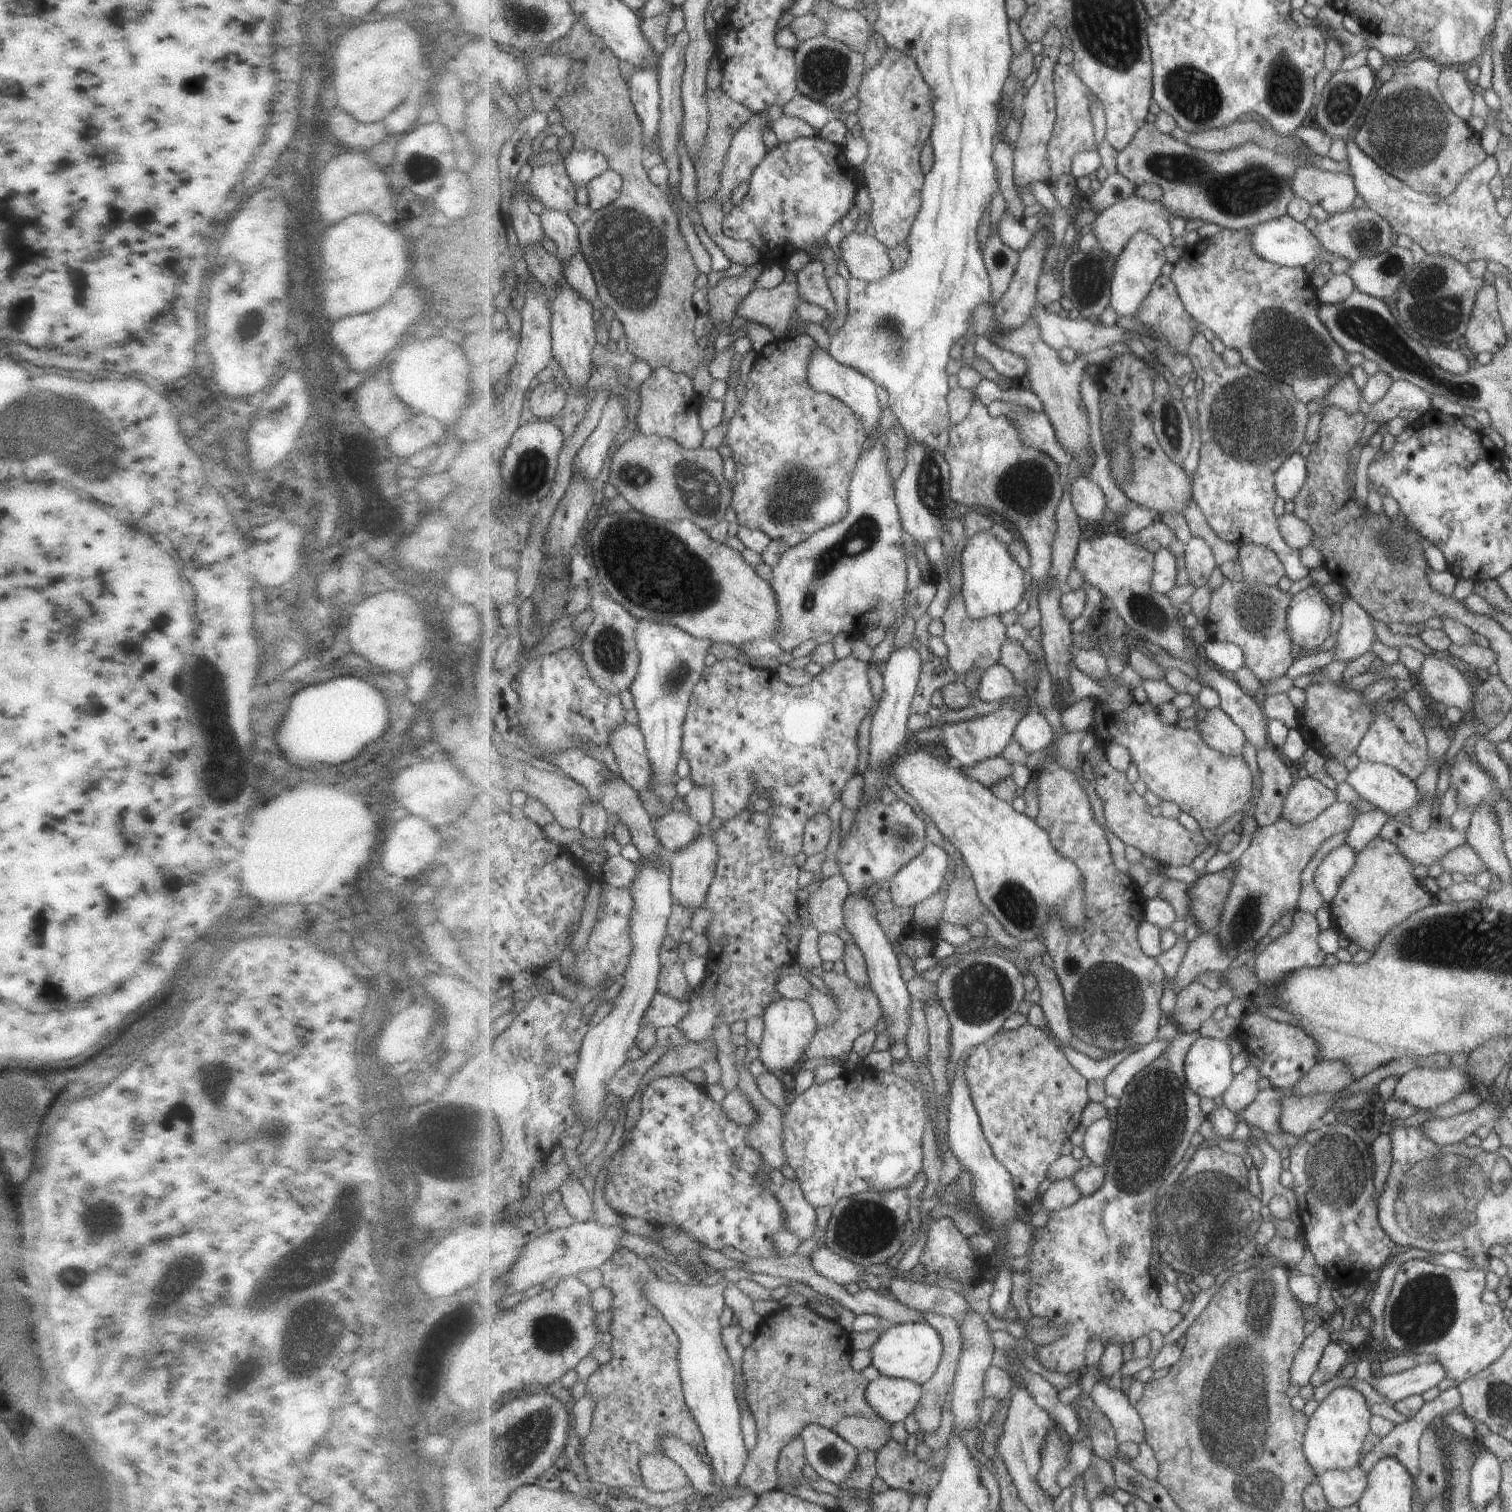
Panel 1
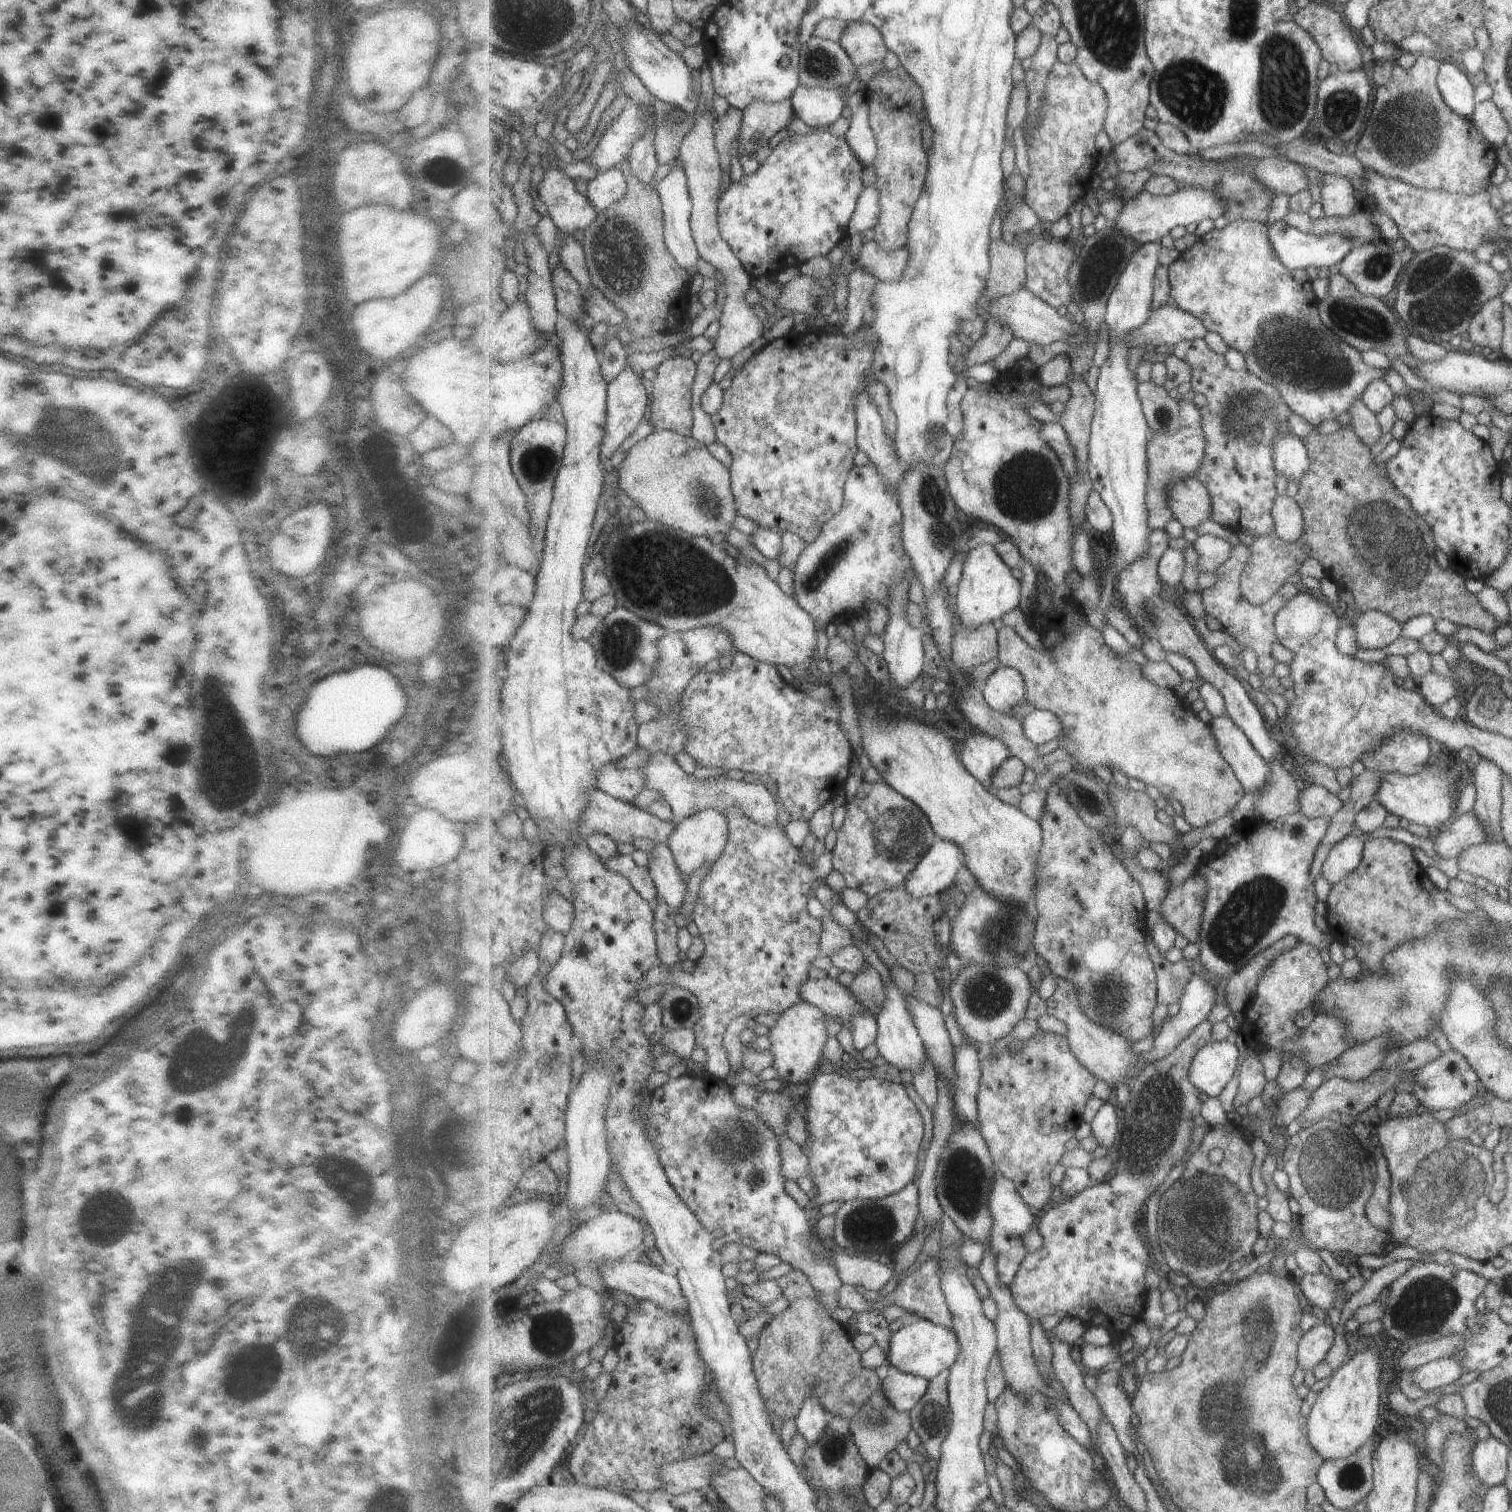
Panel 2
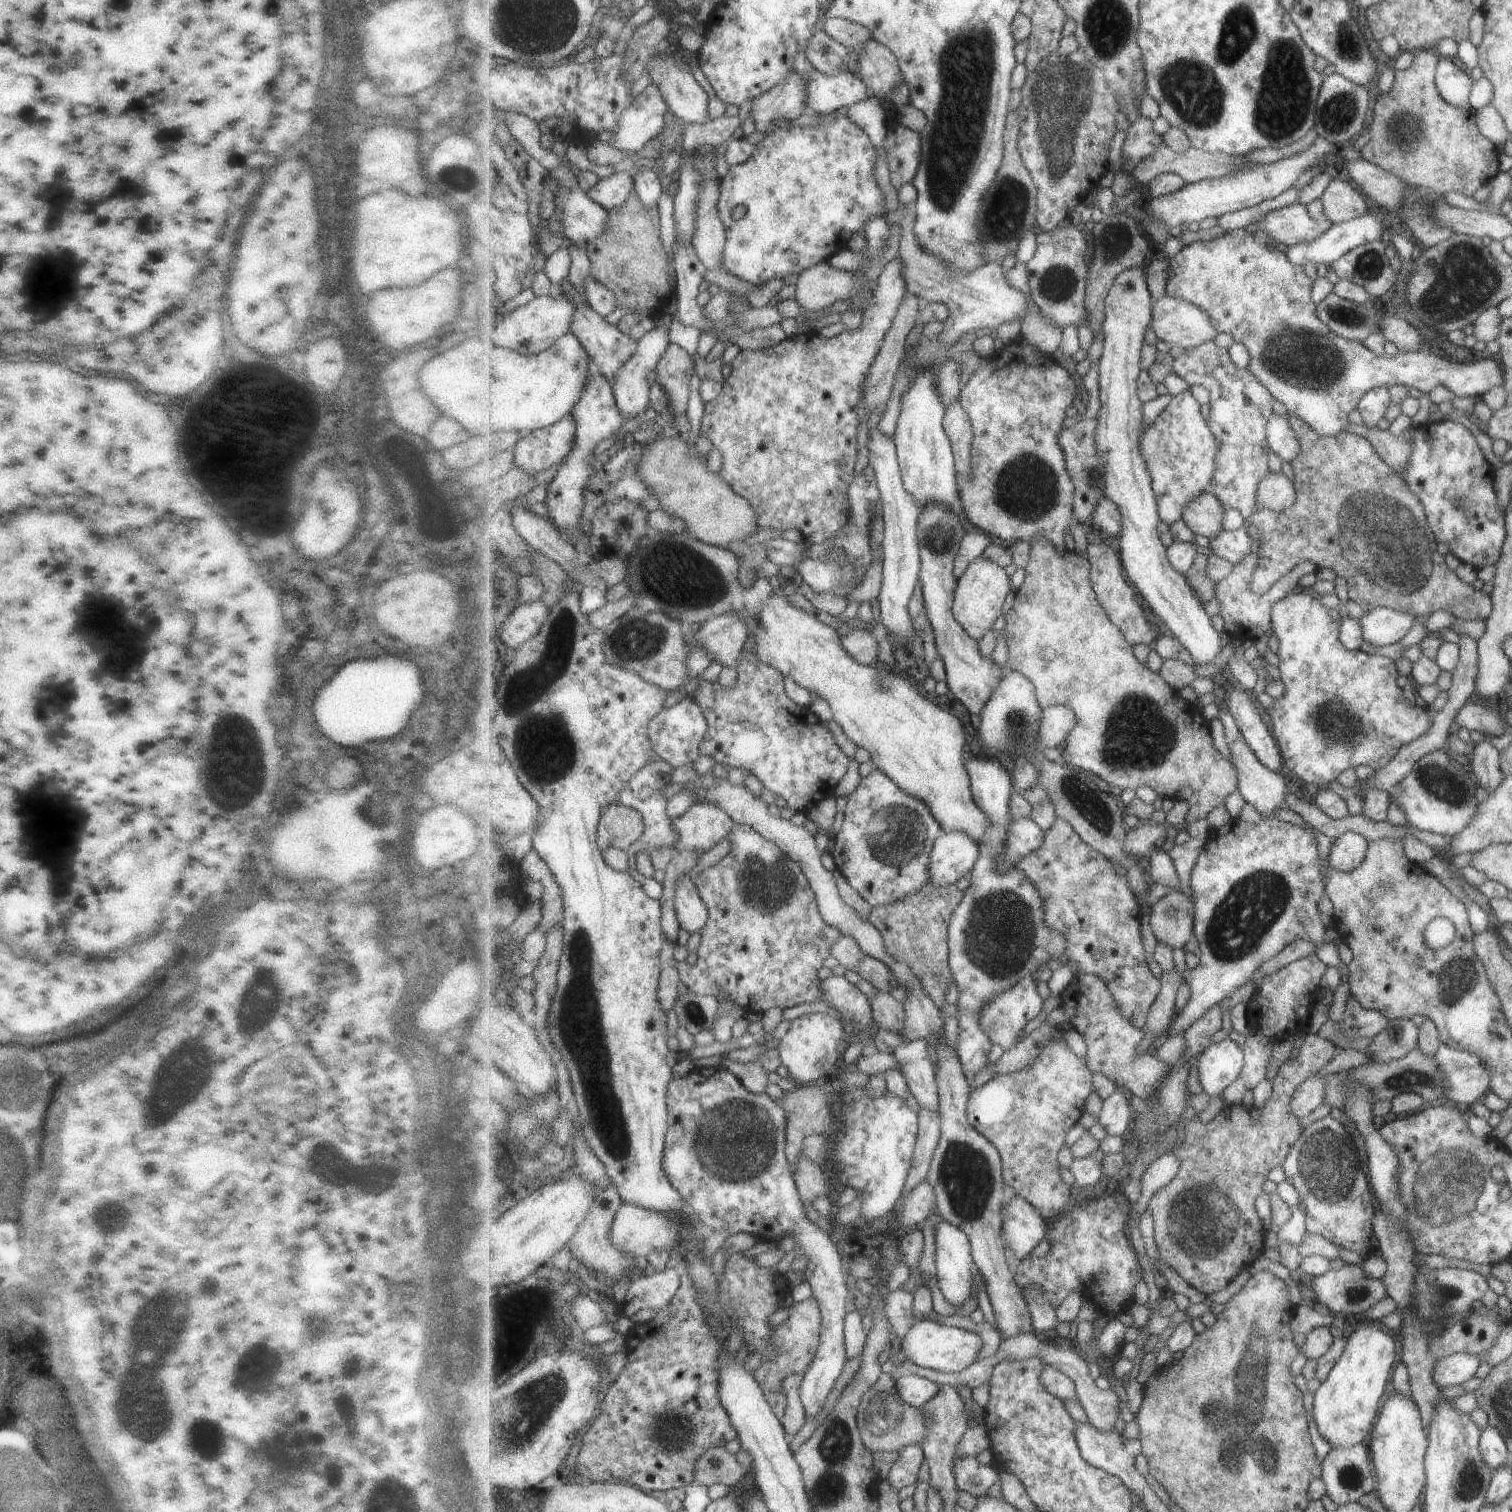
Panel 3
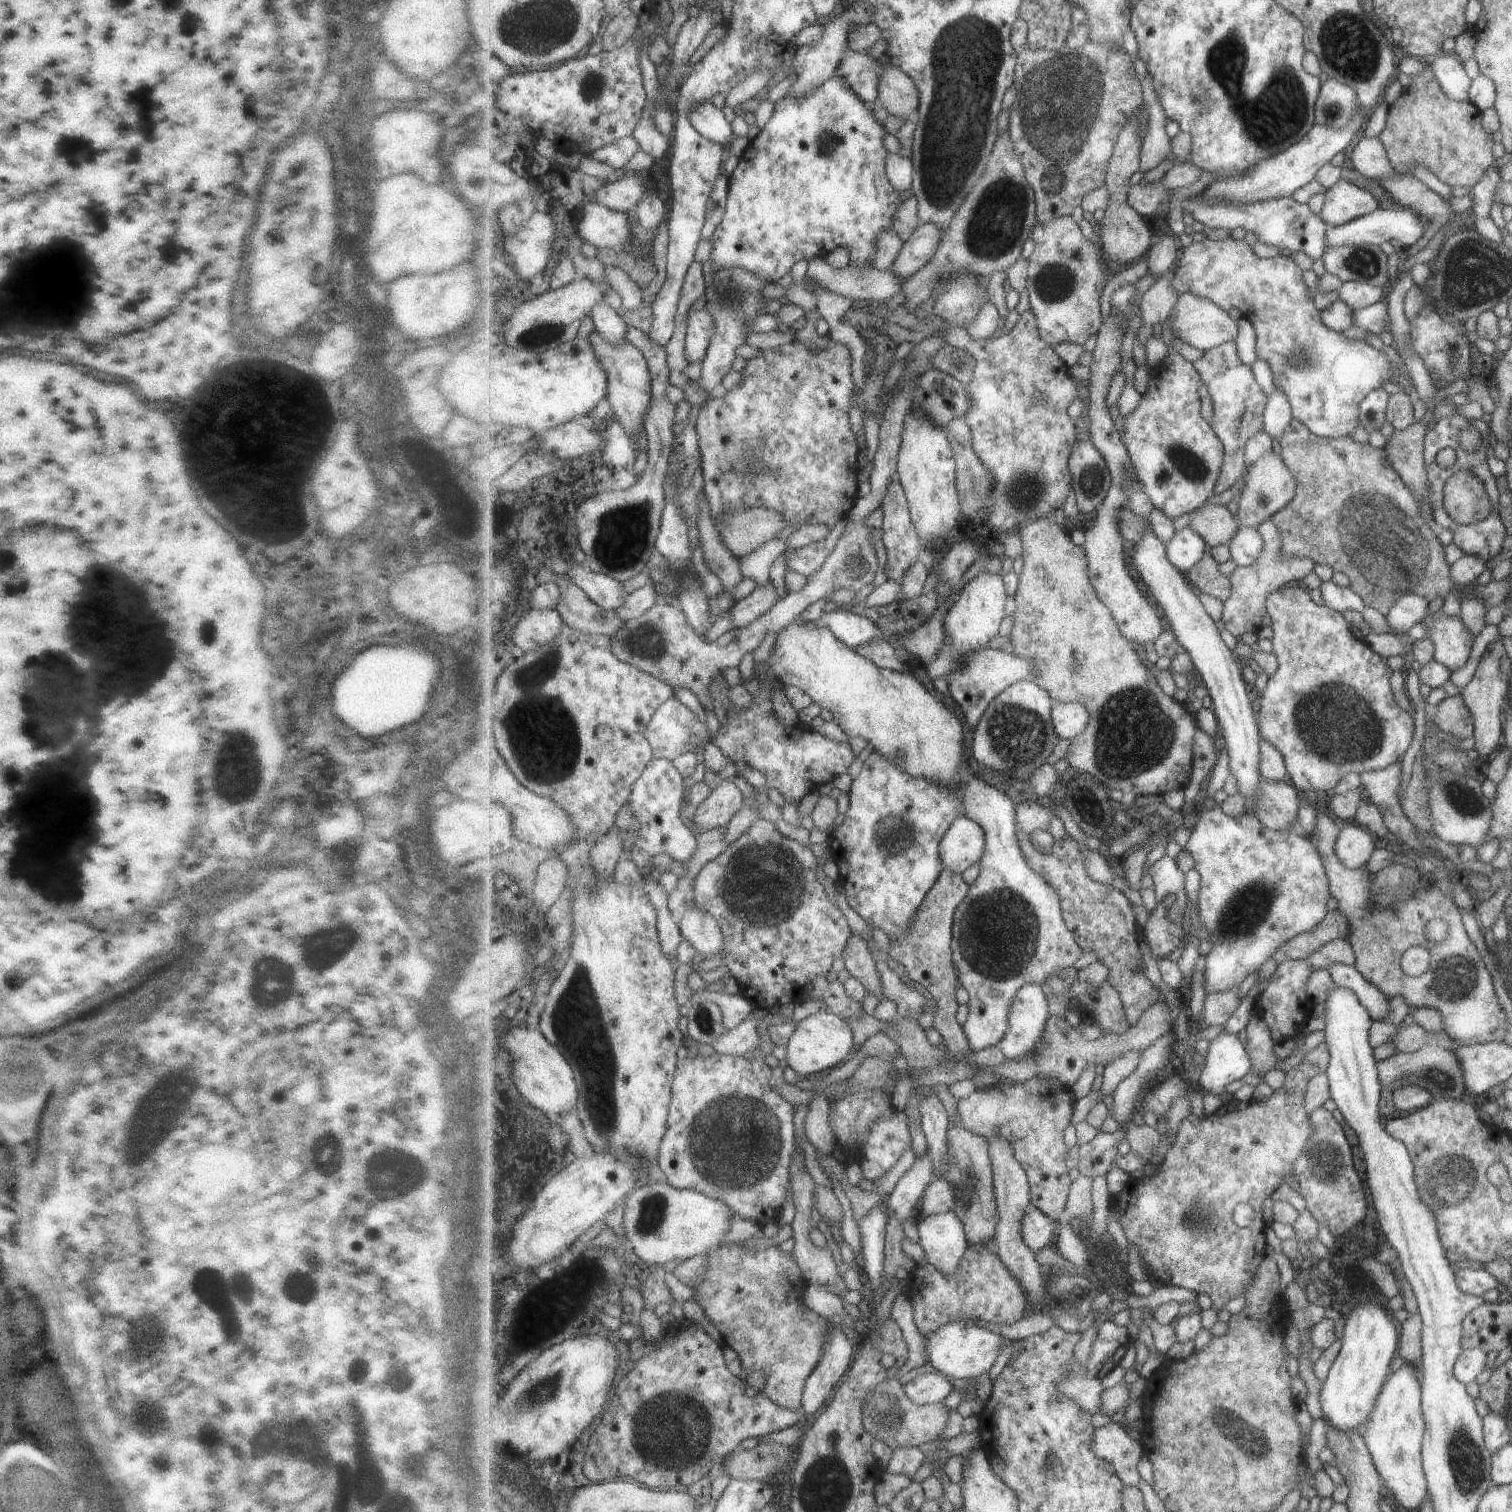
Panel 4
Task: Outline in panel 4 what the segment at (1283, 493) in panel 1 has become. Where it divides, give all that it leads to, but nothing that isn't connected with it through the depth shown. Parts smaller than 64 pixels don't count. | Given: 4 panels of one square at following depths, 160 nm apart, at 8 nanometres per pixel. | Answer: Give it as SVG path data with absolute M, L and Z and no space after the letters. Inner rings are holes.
M1275 387L1264 411L1264 431L1279 442L1291 420L1294 420L1291 402L1281 388Z

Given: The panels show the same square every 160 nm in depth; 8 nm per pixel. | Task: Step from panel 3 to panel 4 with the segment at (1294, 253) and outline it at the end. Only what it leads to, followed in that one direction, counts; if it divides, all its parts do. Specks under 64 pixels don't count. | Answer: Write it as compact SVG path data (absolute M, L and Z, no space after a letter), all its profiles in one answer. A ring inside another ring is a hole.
M1384 208L1353 220L1352 223L1347 225L1343 224L1343 226L1337 226L1337 228L1330 228L1327 232L1326 247L1360 243L1380 245L1386 241L1397 240L1401 243L1403 249L1406 249L1421 238L1425 228L1429 228L1429 218L1421 216L1419 212L1413 212L1413 208L1397 208L1397 210Z

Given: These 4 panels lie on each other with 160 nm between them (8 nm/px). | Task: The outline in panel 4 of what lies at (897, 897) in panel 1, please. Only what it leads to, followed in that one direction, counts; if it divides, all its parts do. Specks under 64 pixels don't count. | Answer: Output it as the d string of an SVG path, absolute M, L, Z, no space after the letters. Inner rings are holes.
M963 814L941 840L941 861L945 869L962 874L973 864L980 863L986 846L983 826Z

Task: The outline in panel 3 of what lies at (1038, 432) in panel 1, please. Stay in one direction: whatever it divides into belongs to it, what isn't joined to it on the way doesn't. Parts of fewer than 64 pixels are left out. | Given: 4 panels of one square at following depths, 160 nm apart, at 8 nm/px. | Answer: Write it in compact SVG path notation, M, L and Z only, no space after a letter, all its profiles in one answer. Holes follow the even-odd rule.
M1098 416L1094 419L1082 418L1073 426L1063 430L1059 442L1064 450L1069 474L1075 484L1074 519L1083 524L1095 512L1104 494L1104 464L1100 461L1096 447L1096 428L1099 424Z

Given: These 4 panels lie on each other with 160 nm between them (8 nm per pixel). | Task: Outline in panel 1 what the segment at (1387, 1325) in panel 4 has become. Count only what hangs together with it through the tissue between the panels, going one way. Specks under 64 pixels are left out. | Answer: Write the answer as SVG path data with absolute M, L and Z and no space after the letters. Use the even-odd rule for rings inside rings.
M1339 1387L1323 1399L1308 1422L1304 1451L1317 1476L1327 1471L1348 1471L1363 1460L1362 1448L1368 1438L1371 1408L1367 1398L1353 1387Z

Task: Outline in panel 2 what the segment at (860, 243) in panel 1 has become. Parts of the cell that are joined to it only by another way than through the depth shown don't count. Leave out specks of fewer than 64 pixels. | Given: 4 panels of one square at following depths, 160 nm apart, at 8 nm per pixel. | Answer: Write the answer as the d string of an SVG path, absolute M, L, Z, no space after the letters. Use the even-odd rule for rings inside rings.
M870 240L864 243L854 264L859 269L868 270L879 282L898 281L904 275L909 257L910 252L906 246L886 251L877 241Z

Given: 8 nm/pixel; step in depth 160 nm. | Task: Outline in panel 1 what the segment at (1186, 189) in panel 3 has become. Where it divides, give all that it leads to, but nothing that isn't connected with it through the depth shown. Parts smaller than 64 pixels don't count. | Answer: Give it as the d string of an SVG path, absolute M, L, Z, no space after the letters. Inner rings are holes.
M1131 195L1125 200L1104 210L1092 223L1092 232L1097 238L1097 244L1112 255L1118 256L1124 251L1132 236L1139 231L1154 234L1161 244L1171 245L1171 216L1173 214L1161 201L1148 201L1147 199Z

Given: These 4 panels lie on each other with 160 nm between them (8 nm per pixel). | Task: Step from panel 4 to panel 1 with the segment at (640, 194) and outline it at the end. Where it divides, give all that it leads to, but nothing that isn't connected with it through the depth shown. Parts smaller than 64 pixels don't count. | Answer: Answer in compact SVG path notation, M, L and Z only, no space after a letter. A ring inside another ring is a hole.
M608 168L603 174L587 184L588 206L592 212L608 207L617 200L624 188L624 178L621 173Z

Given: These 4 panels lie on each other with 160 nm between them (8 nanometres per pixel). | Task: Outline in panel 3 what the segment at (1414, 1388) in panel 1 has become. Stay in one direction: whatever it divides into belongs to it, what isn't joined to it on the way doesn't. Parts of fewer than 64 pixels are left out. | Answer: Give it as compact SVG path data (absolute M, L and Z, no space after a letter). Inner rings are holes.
M1453 1353L1437 1359L1432 1368L1432 1381L1438 1388L1460 1385L1474 1376L1481 1363L1478 1355L1469 1353Z

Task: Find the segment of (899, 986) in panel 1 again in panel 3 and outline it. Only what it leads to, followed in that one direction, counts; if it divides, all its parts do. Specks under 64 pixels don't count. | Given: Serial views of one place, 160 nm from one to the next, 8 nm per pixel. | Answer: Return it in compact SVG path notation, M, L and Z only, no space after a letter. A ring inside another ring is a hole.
M879 1028L874 1038L874 1044L879 1052L894 1055L900 1065L900 1072L907 1081L910 1092L915 1095L920 1106L938 1111L940 1107L939 1087L936 1081L935 1066L933 1066L933 1062L929 1058L930 1042L927 1039L907 1040L904 1038L904 1034Z

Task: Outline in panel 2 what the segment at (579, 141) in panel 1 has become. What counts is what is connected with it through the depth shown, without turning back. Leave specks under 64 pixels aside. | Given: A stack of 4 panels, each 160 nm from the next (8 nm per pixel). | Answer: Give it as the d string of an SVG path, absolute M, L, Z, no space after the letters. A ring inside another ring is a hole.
M628 156L619 164L628 178L628 191L623 199L606 208L584 230L584 249L592 283L628 318L623 326L633 331L635 339L674 333L687 320L689 284L693 274L686 271L669 250L664 237L664 208L656 185L644 183L631 168Z

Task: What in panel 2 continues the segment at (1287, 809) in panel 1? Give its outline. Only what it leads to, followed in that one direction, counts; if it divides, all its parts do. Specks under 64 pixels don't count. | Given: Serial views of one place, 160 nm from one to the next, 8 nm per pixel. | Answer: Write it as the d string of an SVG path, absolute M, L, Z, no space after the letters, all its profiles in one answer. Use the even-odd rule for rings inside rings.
M1311 783L1299 793L1298 812L1310 819L1335 816L1344 806L1344 801L1337 798L1324 786Z

